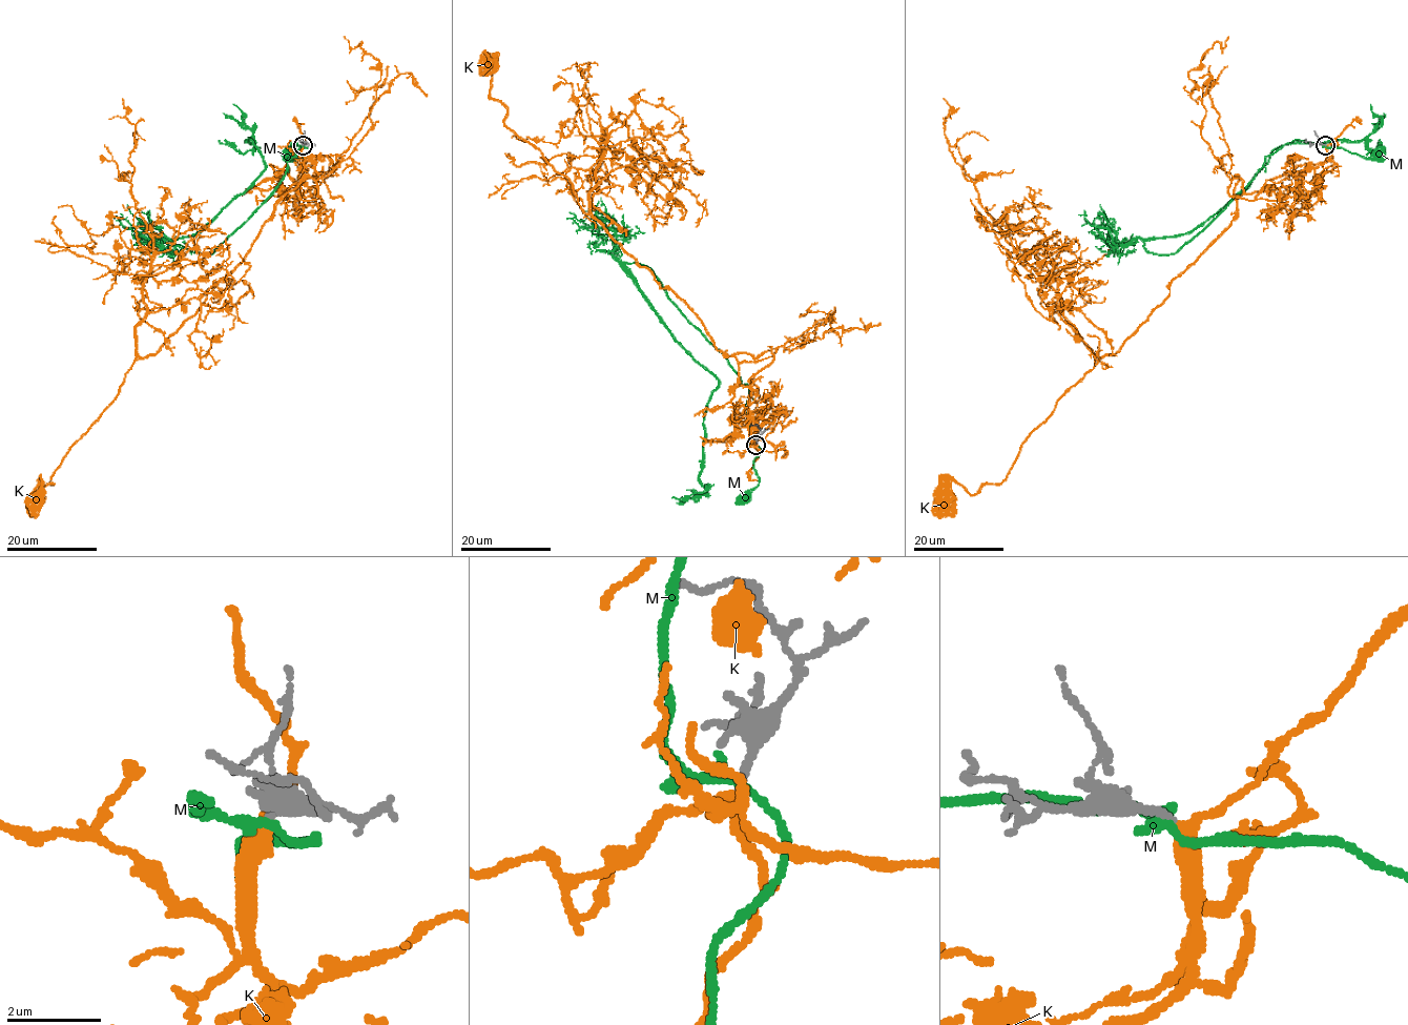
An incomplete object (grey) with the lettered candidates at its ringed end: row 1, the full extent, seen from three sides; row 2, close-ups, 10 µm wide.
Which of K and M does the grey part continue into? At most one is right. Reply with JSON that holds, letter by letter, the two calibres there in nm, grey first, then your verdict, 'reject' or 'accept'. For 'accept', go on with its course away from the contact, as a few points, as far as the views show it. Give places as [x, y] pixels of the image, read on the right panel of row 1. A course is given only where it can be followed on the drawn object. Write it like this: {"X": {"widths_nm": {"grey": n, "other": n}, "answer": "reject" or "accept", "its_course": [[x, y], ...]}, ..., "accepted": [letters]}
{"K": {"widths_nm": {"grey": 170, "other": 320}, "answer": "accept", "its_course": [[1325, 145], [1290, 173], [1303, 193], [1237, 200], [1000, 483], [970, 494], [952, 480], [946, 499]]}, "M": {"widths_nm": {"grey": 180, "other": 240}, "answer": "reject"}, "accepted": ["K"]}

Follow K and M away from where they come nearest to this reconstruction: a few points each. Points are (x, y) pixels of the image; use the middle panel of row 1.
K: (757, 445), (754, 409), (732, 417), (737, 360), (584, 212), (570, 180), (504, 125), (487, 65)
M: (757, 445), (748, 387), (650, 269), (626, 263), (718, 380), (703, 414), (706, 487), (671, 497)

